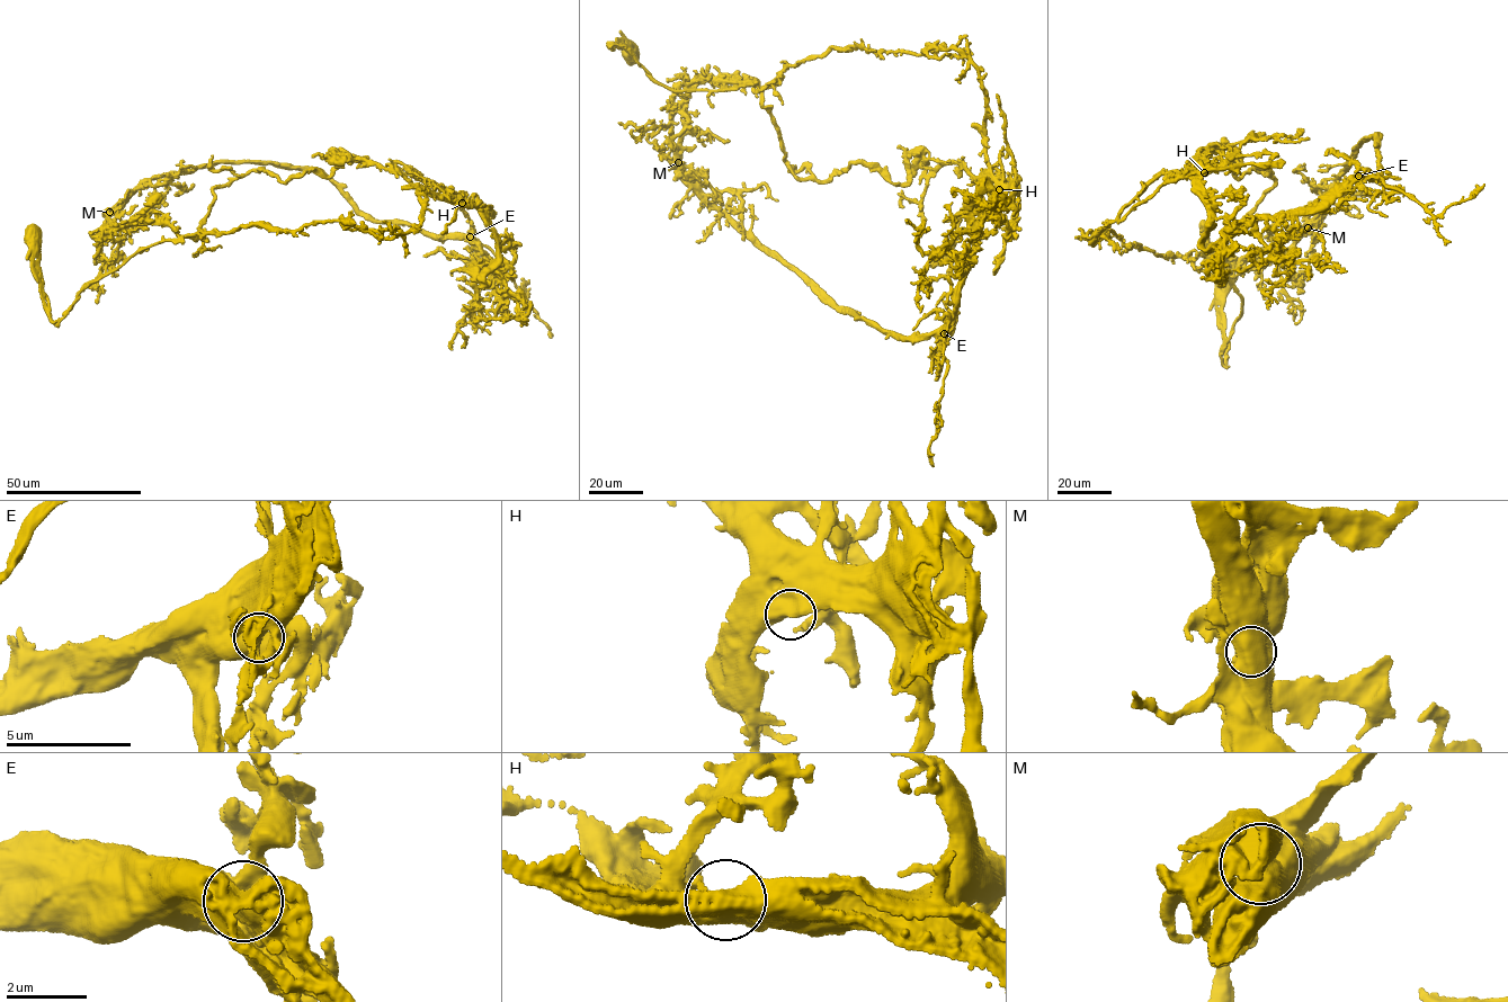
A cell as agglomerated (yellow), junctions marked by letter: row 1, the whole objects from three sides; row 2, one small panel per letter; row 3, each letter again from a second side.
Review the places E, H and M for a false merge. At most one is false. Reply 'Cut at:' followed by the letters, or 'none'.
Cut at: M

